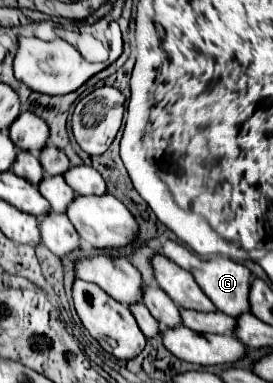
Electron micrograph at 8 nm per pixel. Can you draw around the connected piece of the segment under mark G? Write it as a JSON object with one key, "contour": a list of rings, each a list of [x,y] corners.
{"contour":[[[168,239],[164,243],[164,255],[174,261],[178,267],[190,271],[198,283],[198,287],[204,291],[204,295],[208,299],[214,301],[216,309],[230,315],[230,317],[238,317],[240,313],[244,311],[250,311],[248,309],[248,289],[250,289],[250,279],[252,279],[252,273],[242,265],[242,263],[236,263],[232,259],[226,259],[226,257],[212,257],[212,259],[200,259],[200,257],[194,257],[194,253],[190,253],[184,245],[180,245],[178,241],[172,241]]]}

